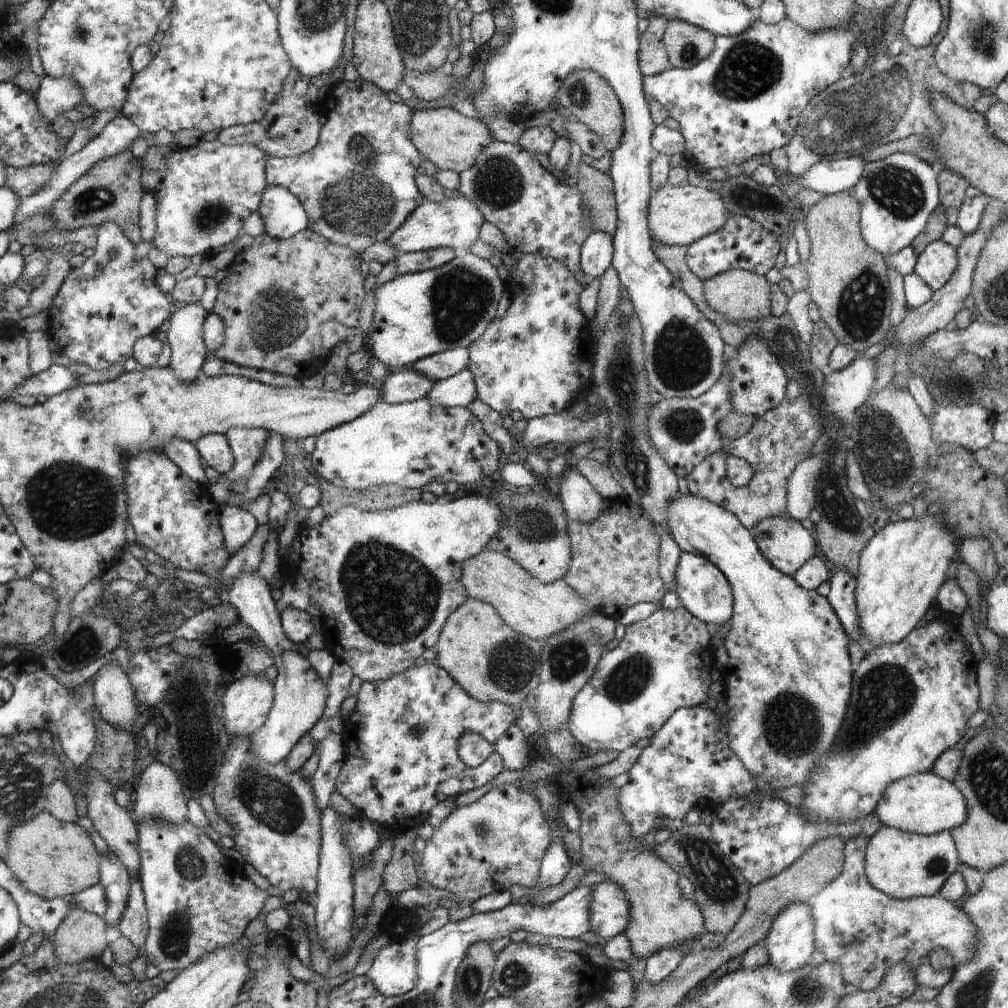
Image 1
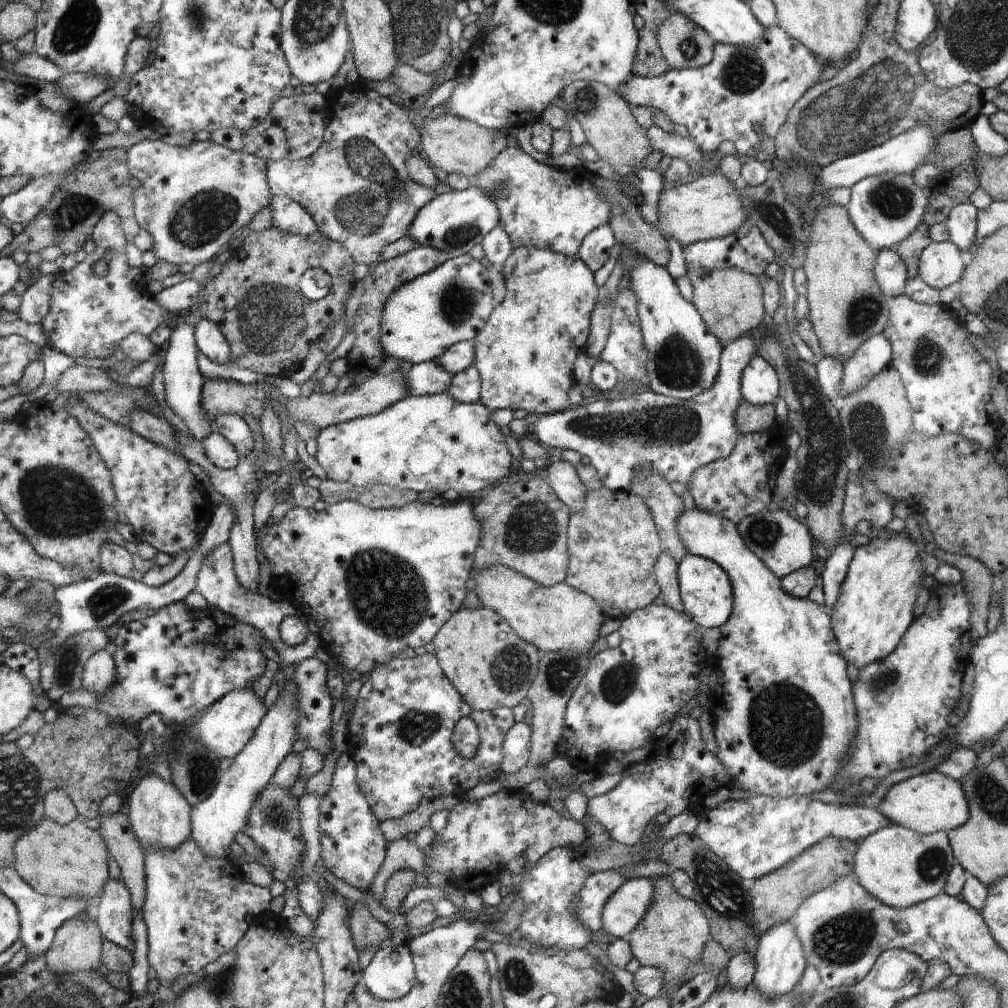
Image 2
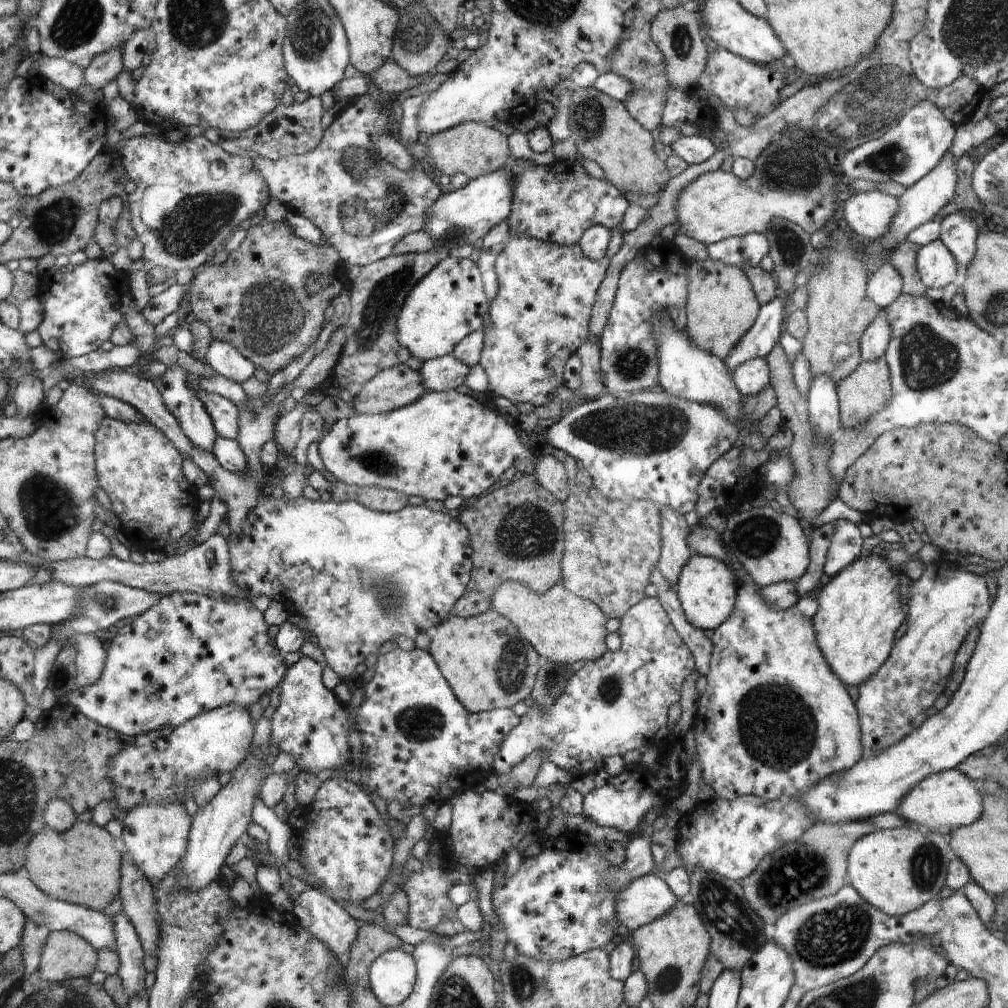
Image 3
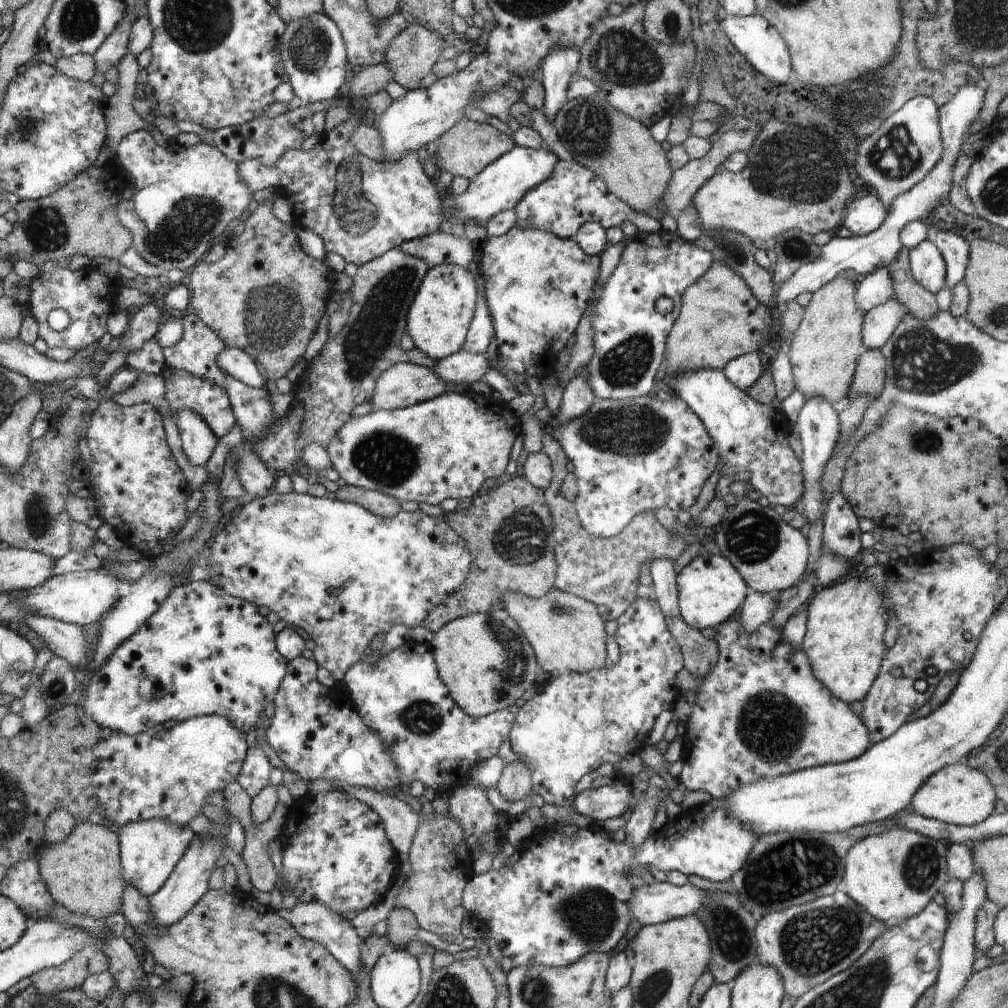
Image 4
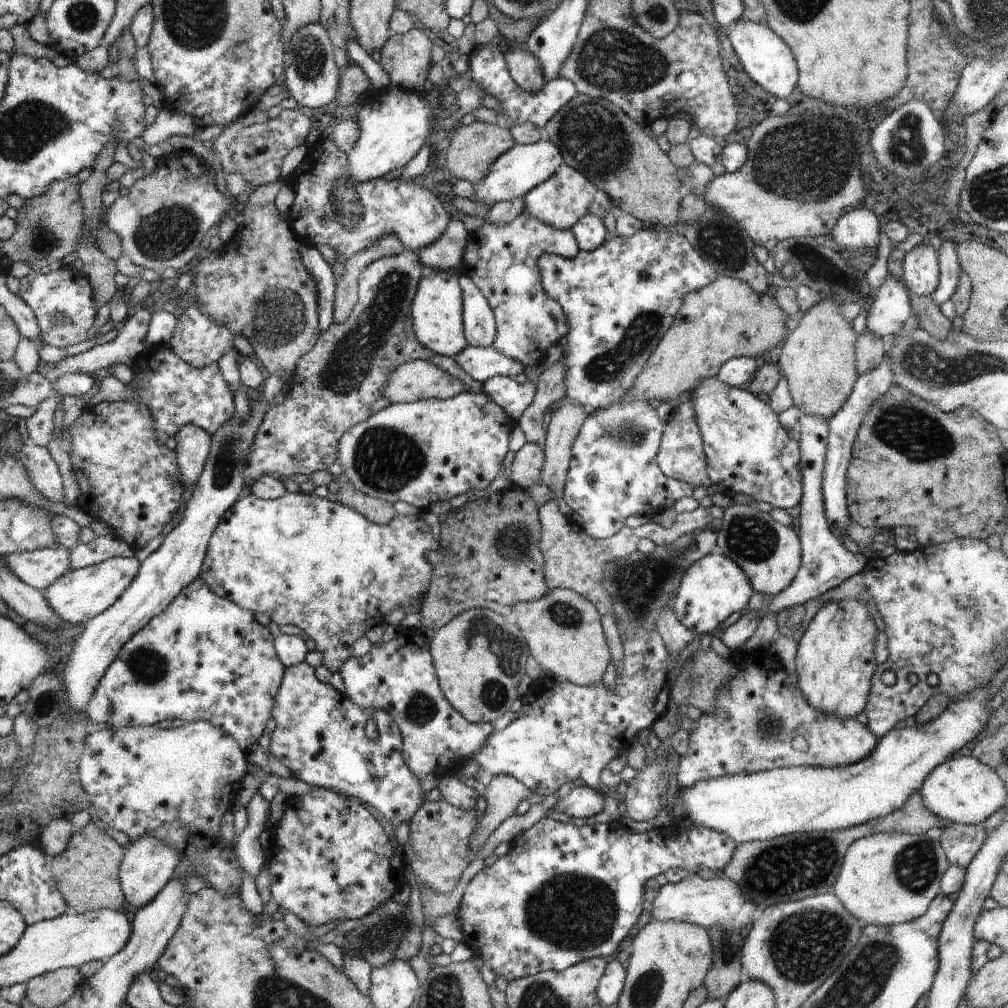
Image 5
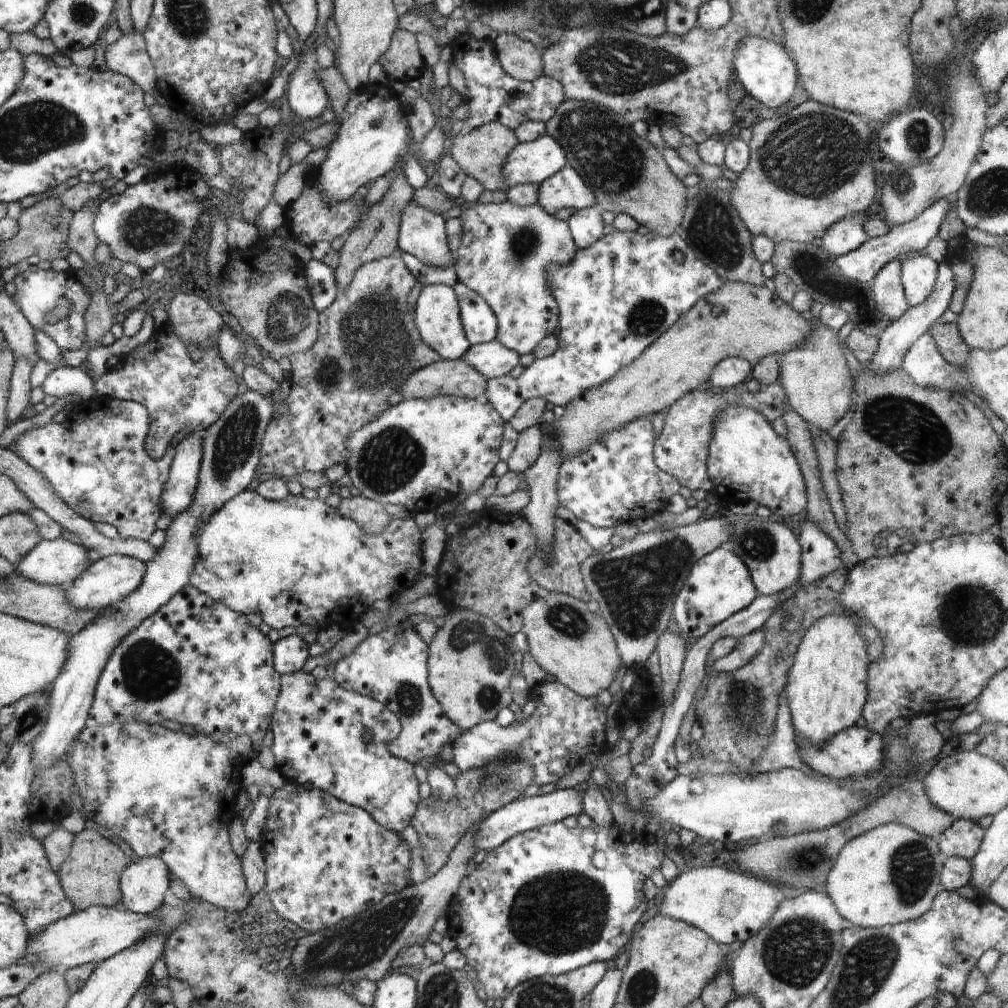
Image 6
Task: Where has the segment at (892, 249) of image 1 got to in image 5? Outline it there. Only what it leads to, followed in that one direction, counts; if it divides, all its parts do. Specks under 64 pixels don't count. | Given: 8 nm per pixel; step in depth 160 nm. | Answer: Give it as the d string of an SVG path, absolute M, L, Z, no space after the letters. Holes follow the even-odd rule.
M868 205L850 208L838 218L831 233L842 249L874 250L881 234L879 217Z

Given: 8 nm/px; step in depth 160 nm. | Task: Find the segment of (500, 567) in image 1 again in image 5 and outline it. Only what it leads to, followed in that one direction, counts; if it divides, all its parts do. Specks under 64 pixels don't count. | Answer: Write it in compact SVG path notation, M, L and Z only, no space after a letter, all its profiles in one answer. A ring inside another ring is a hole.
M549 589L537 601L514 605L511 616L522 630L529 654L543 670L582 686L602 681L602 674L610 662L610 650L600 624L599 610L588 600L570 589Z

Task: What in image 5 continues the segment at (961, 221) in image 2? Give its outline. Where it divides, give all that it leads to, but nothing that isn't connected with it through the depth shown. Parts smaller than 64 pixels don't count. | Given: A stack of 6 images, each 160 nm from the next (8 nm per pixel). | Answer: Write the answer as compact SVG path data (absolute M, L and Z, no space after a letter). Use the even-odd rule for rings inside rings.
M941 242L940 248L937 250L939 283L936 290L931 294L936 304L946 302L959 285L959 276L962 270L958 257L956 242Z

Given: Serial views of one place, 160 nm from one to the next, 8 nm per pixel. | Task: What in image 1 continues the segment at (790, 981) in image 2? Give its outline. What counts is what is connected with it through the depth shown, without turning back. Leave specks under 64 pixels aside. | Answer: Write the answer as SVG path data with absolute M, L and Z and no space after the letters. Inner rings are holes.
M809 902L790 903L786 906L773 920L770 932L764 941L769 954L769 964L779 971L790 972L811 963L816 948L814 919Z

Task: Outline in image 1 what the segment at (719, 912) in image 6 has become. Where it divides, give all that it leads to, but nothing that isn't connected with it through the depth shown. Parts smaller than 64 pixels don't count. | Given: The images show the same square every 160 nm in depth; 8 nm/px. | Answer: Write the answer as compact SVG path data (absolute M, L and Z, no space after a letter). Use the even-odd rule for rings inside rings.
M606 879L593 886L591 892L590 930L609 941L624 933L630 918L630 905L618 883Z

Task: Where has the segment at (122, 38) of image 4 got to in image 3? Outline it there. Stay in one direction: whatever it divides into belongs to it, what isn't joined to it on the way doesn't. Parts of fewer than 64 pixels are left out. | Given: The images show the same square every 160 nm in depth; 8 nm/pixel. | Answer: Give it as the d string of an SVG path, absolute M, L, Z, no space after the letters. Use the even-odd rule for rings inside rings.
M110 49L83 70L83 84L90 88L104 89L109 82L114 81L124 72L124 58L121 49Z

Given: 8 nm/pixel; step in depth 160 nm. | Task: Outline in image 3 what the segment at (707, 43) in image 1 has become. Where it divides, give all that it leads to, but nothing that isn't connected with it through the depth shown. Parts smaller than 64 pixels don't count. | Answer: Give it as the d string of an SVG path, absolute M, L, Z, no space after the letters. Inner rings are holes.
M678 6L666 9L655 15L651 23L650 37L660 49L665 60L668 84L681 89L696 88L697 80L705 69L709 52L702 34L700 14L693 6Z

